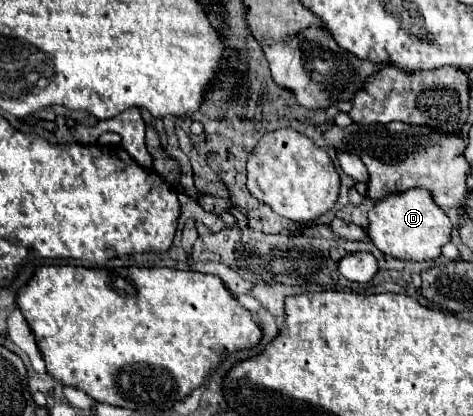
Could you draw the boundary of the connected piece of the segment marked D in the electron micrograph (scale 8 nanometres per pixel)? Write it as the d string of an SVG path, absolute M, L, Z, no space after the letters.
M418 188L378 200L368 210L366 218L368 218L366 234L370 236L374 246L382 254L404 260L404 262L406 260L434 260L440 256L440 248L450 240L452 222L434 204L432 196Z

